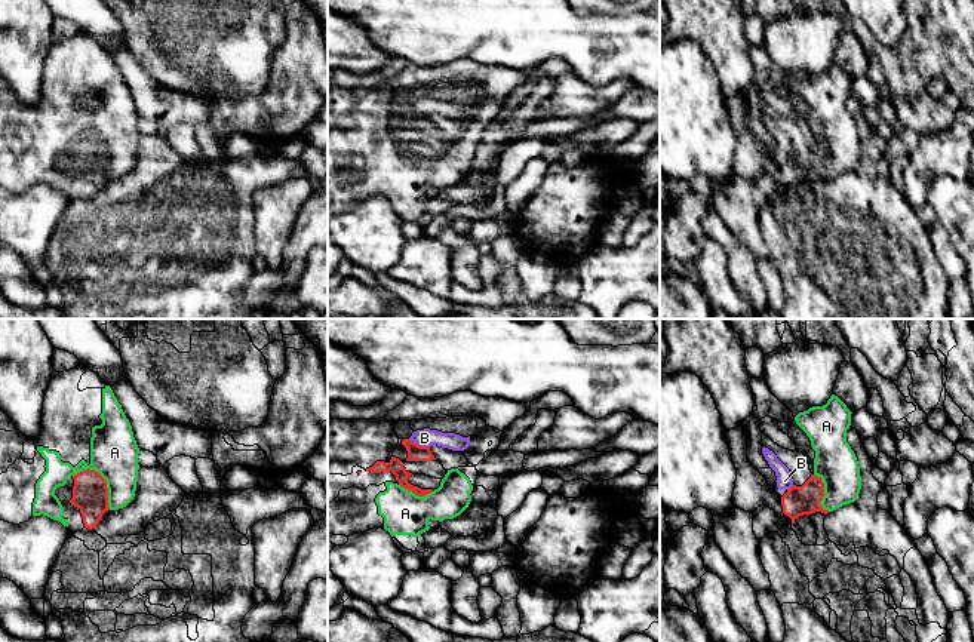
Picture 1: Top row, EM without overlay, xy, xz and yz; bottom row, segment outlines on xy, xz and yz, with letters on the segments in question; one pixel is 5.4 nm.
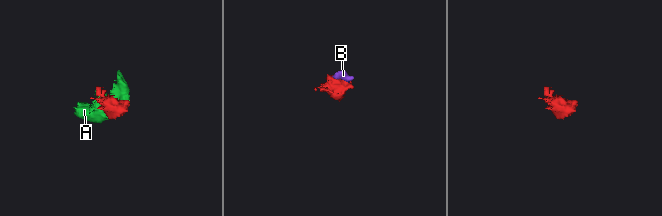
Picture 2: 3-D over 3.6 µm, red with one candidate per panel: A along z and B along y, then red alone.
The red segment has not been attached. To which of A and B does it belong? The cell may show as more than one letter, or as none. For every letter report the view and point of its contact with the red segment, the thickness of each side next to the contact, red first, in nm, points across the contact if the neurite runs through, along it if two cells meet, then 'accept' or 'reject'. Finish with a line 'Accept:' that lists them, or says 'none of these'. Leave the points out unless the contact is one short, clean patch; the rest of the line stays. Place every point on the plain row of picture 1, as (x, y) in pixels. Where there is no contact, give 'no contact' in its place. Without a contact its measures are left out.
A: contact xy (104, 147); calibres 190 and 260 nm; accept
B: contact xz (418, 113); calibres 90 and 100 nm; accept
Accept: A, B

